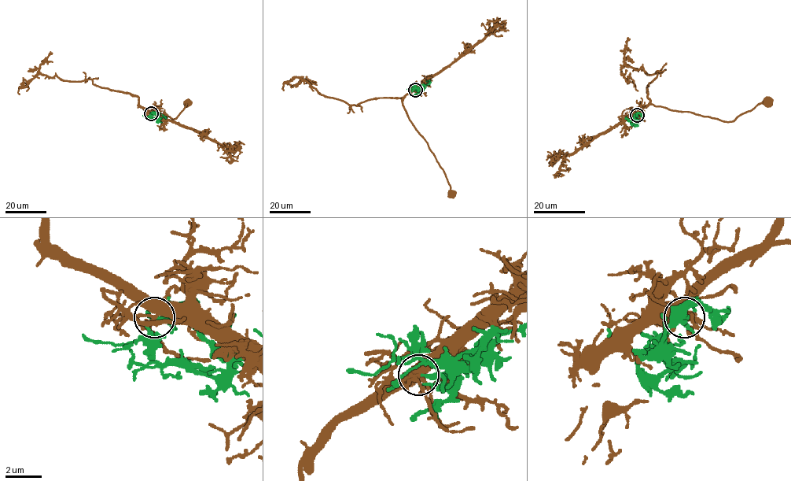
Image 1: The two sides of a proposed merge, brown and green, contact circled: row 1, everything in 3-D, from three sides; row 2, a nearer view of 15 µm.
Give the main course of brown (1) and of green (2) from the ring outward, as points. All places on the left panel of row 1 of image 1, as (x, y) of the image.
1: (151, 113), (137, 105), (174, 119), (189, 103)
2: (151, 113), (160, 118), (158, 120), (142, 115)

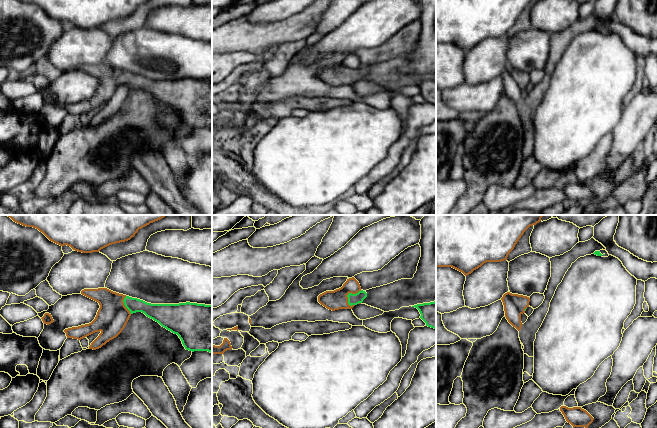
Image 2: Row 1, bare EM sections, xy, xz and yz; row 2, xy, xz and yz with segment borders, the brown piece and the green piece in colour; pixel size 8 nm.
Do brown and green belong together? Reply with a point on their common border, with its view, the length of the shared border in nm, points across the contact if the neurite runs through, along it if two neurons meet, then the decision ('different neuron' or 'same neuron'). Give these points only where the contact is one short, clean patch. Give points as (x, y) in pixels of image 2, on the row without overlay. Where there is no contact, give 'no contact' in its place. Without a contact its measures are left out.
meets brown in xz at (348, 69); contact 160 nm long; different neuron

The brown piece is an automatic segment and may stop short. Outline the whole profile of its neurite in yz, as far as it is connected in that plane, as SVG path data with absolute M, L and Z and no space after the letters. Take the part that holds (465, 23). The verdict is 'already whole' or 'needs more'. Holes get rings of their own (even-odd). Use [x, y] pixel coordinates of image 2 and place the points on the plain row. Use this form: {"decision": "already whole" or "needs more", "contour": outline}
{"decision": "already whole", "contour": "M436 0L436 43L452 43L467 52L486 38L507 36L521 12L533 1L536 0Z"}

